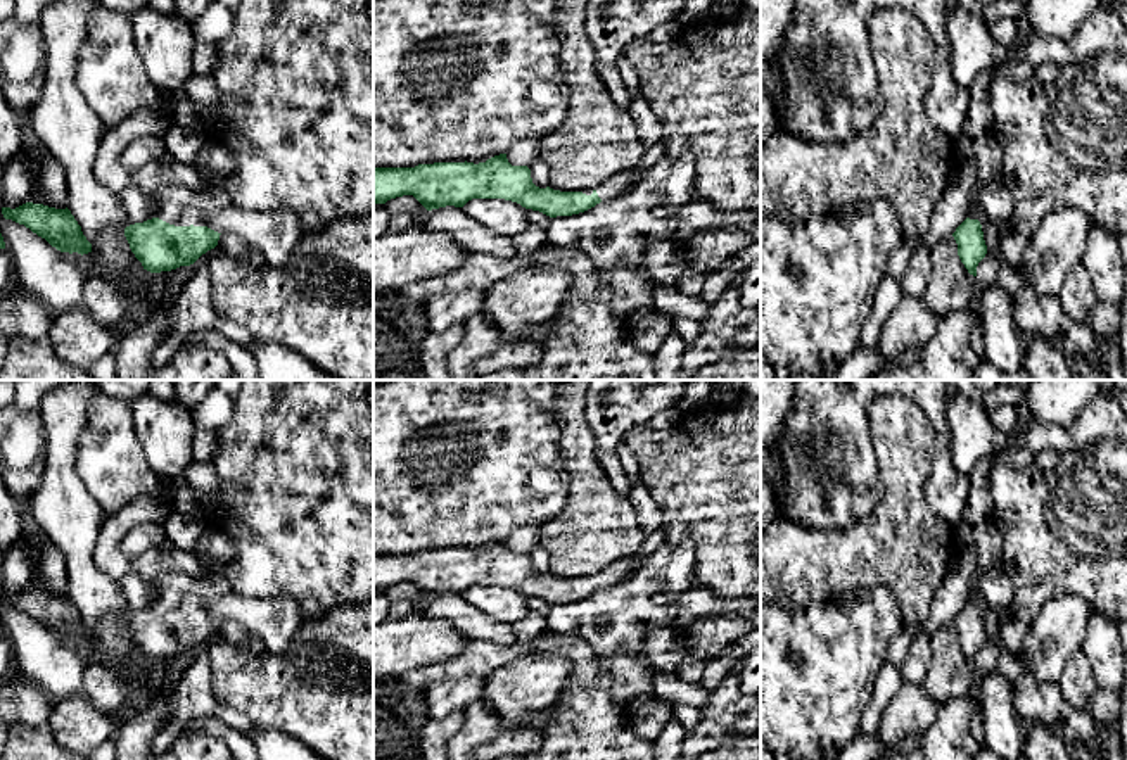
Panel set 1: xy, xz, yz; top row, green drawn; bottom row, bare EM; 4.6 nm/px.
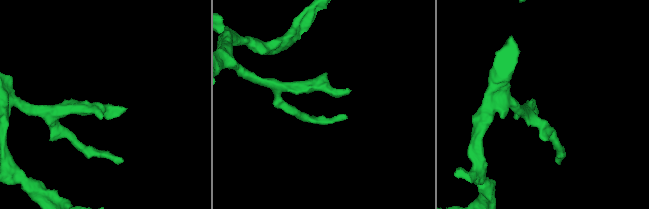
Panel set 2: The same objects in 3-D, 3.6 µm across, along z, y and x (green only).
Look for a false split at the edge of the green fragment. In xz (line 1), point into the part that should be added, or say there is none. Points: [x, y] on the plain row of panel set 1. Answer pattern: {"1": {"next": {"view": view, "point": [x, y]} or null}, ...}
{"1": {"next": {"view": "xz", "point": [616, 572]}}}

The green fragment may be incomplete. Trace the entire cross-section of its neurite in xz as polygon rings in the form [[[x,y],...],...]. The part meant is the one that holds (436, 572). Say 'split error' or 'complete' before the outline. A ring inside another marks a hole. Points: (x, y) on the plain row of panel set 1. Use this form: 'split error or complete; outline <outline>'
split error; outline [[[506,541],[486,549],[434,549],[415,554],[373,554],[373,589],[413,582],[427,598],[455,592],[472,586],[505,586],[550,605],[584,599],[602,587],[614,586],[638,570],[645,561],[621,558],[596,575],[560,579],[532,570],[527,553],[512,553]]]

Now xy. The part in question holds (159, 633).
split error; outline [[[218,570],[204,579],[194,579],[187,573],[168,573],[159,582],[157,603],[143,610],[124,615],[124,624],[131,639],[150,660],[171,658],[180,653],[194,651],[202,641],[218,632],[220,622],[209,613],[209,603],[233,592],[232,582]]]

